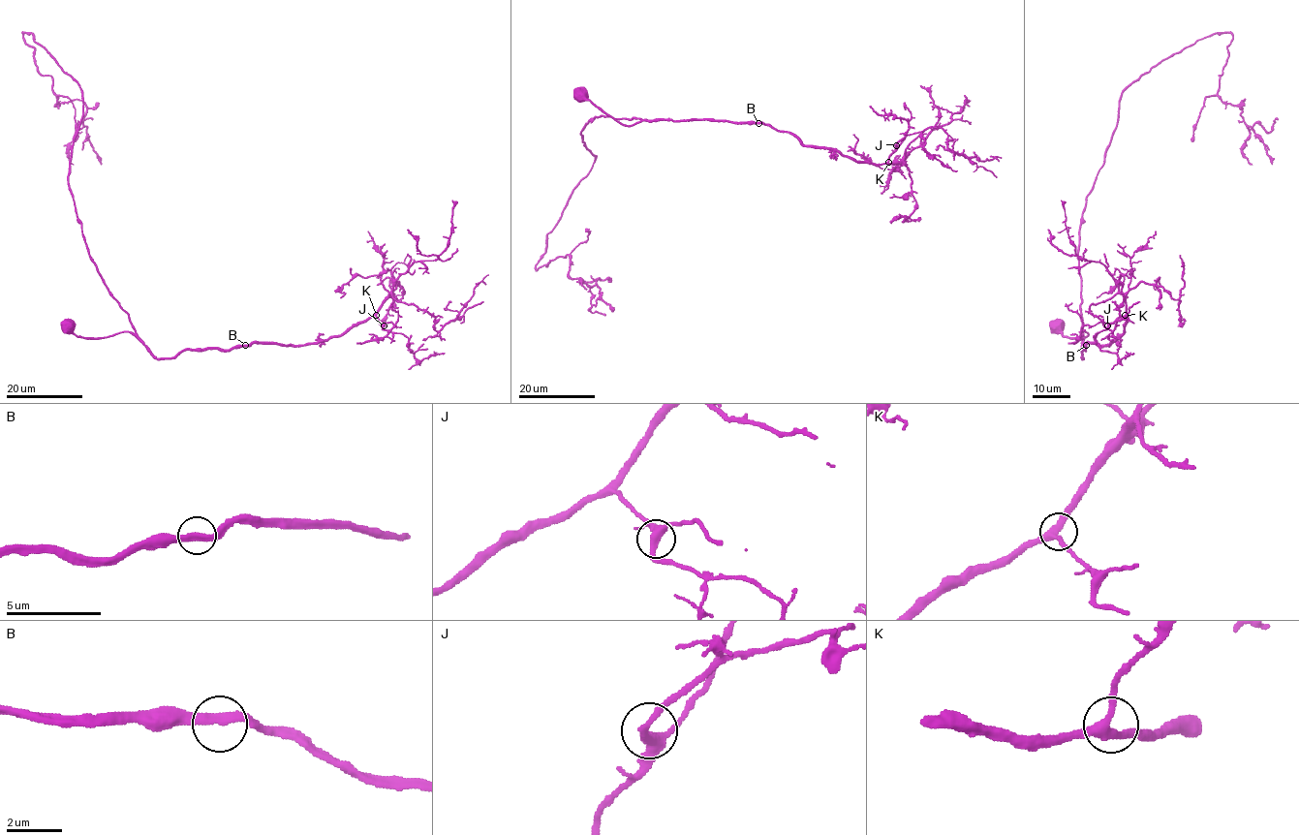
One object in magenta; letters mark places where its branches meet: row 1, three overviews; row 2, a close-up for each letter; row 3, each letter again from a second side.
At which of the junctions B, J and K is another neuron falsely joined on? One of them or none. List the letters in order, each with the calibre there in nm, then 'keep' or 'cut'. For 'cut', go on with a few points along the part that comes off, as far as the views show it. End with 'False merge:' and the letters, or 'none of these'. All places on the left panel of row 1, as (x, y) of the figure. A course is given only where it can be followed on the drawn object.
B: 320 nm thick; keep
J: 360 nm thick; keep
K: 320 nm thick; keep
False merge: none of these

